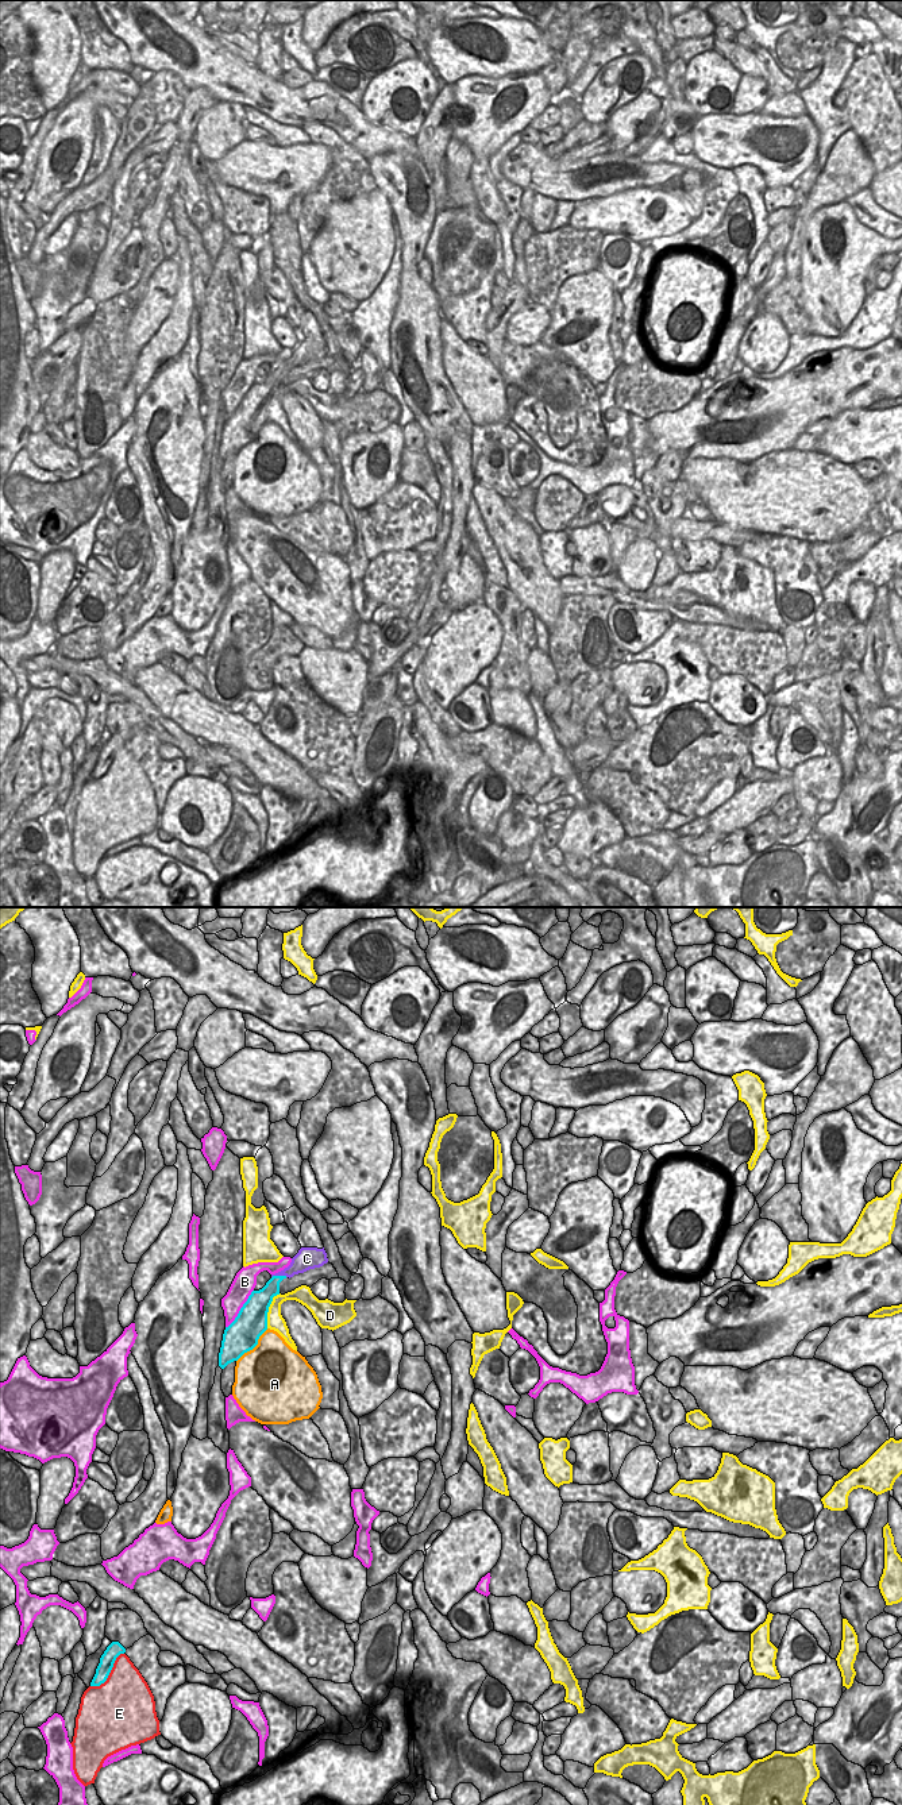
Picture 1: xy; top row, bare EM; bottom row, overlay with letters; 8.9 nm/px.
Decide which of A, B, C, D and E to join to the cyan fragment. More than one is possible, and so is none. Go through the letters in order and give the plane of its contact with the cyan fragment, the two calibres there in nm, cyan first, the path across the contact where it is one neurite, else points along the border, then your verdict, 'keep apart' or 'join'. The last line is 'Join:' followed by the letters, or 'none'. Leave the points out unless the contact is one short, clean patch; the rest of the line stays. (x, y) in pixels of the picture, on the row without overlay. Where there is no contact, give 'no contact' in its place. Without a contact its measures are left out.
A: contact in xy; calibres 300 and 500 nm; keep apart
B: contact in xy; calibres 300 and 200 nm; keep apart
C: contact in xy; calibres 170 and 170 nm; join
D: contact in xy; calibres 280 and 150 nm; border xy (280, 386), (273, 390), (269, 400), (266, 420); keep apart
E: contact in xy; calibres 140 and 420 nm; keep apart
Join: C

